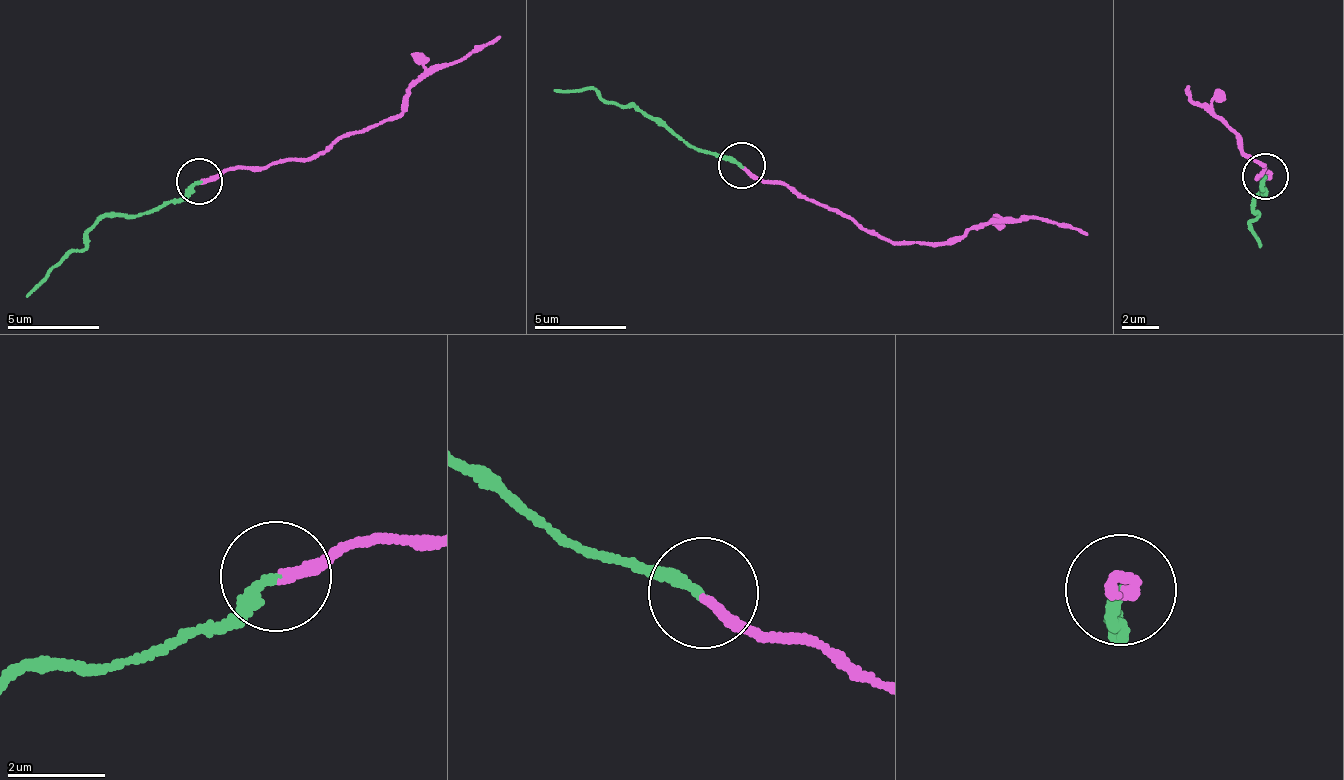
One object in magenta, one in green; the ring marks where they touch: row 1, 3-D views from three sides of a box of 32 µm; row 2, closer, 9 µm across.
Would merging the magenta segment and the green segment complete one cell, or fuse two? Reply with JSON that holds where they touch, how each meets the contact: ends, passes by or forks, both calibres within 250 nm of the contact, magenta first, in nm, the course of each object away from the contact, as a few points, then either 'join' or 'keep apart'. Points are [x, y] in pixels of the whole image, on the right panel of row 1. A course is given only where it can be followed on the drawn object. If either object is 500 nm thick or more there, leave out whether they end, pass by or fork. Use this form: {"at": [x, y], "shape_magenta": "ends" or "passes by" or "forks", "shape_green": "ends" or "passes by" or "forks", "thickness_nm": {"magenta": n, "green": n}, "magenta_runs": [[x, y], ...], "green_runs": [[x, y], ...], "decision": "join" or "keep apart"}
{"at": [1265, 176], "shape_magenta": "ends", "shape_green": "ends", "thickness_nm": {"magenta": 220, "green": 240}, "magenta_runs": [[1265, 177], [1269, 170], [1254, 182], [1264, 167], [1259, 165], [1239, 134], [1183, 94], [1189, 86]], "green_runs": [[1265, 177], [1265, 194], [1266, 187], [1251, 226], [1260, 246]], "decision": "join"}

